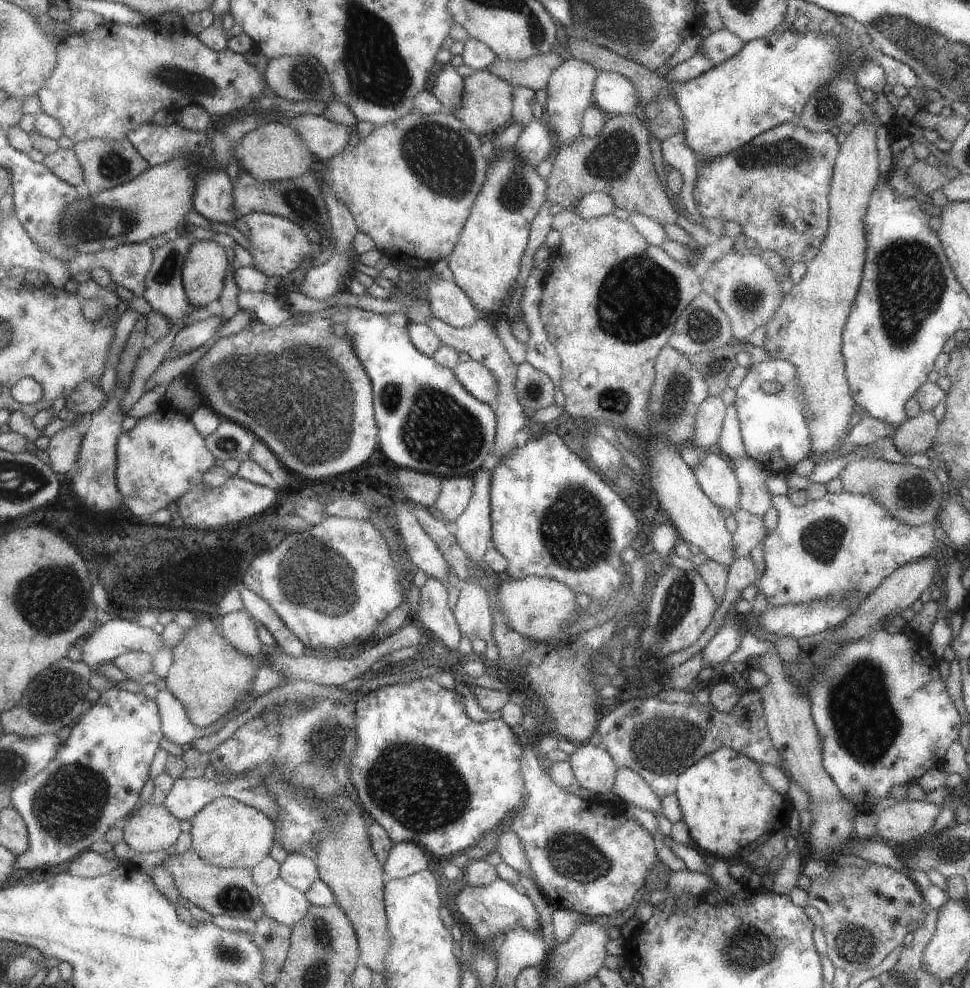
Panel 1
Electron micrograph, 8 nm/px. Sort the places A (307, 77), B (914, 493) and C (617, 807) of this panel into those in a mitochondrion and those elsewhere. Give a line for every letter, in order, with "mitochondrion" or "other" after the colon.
A: mitochondrion
B: mitochondrion
C: other

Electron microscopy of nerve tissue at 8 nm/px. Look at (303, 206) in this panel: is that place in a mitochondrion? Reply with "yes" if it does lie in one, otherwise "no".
yes

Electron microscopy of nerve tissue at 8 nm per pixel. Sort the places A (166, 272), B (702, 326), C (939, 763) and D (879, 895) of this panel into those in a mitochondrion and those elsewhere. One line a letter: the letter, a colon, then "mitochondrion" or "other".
A: mitochondrion
B: mitochondrion
C: other
D: other

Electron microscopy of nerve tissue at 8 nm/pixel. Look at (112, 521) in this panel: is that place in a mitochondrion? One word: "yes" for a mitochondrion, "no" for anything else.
no

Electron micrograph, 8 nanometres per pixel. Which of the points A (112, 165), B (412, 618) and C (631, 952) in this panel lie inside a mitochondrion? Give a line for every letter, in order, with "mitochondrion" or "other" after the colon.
A: mitochondrion
B: other
C: other

